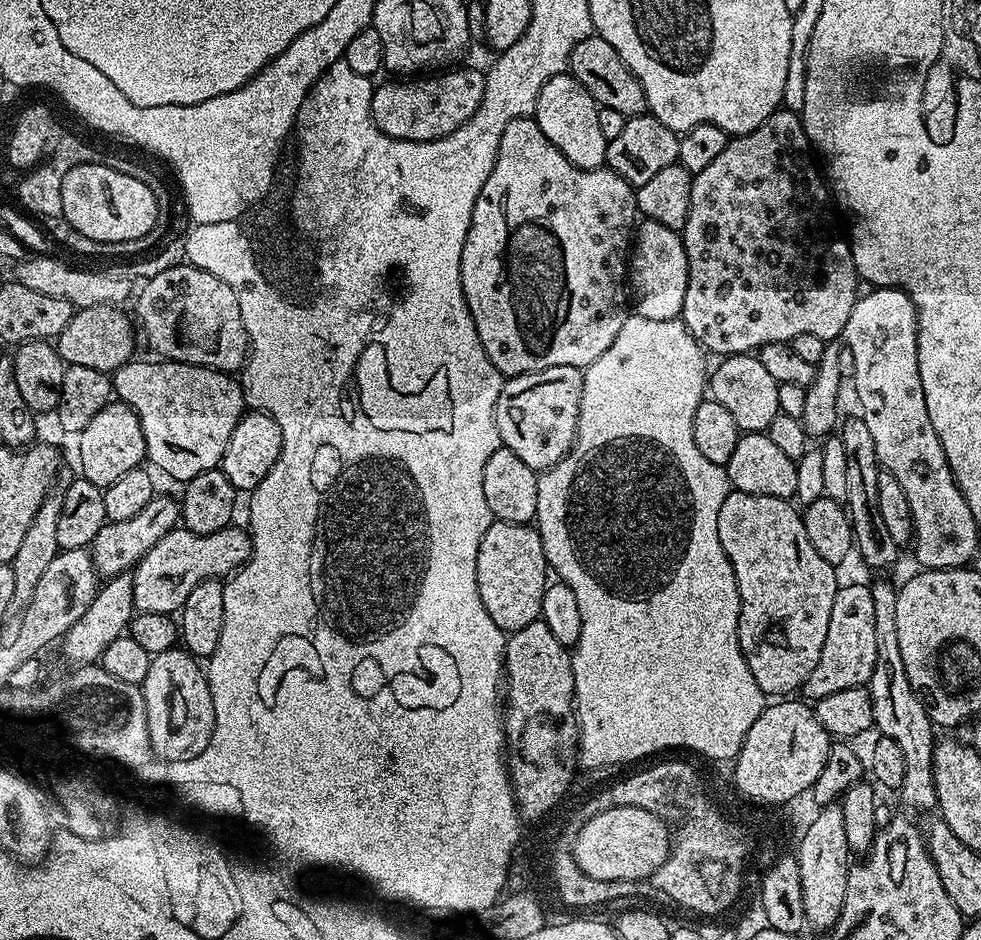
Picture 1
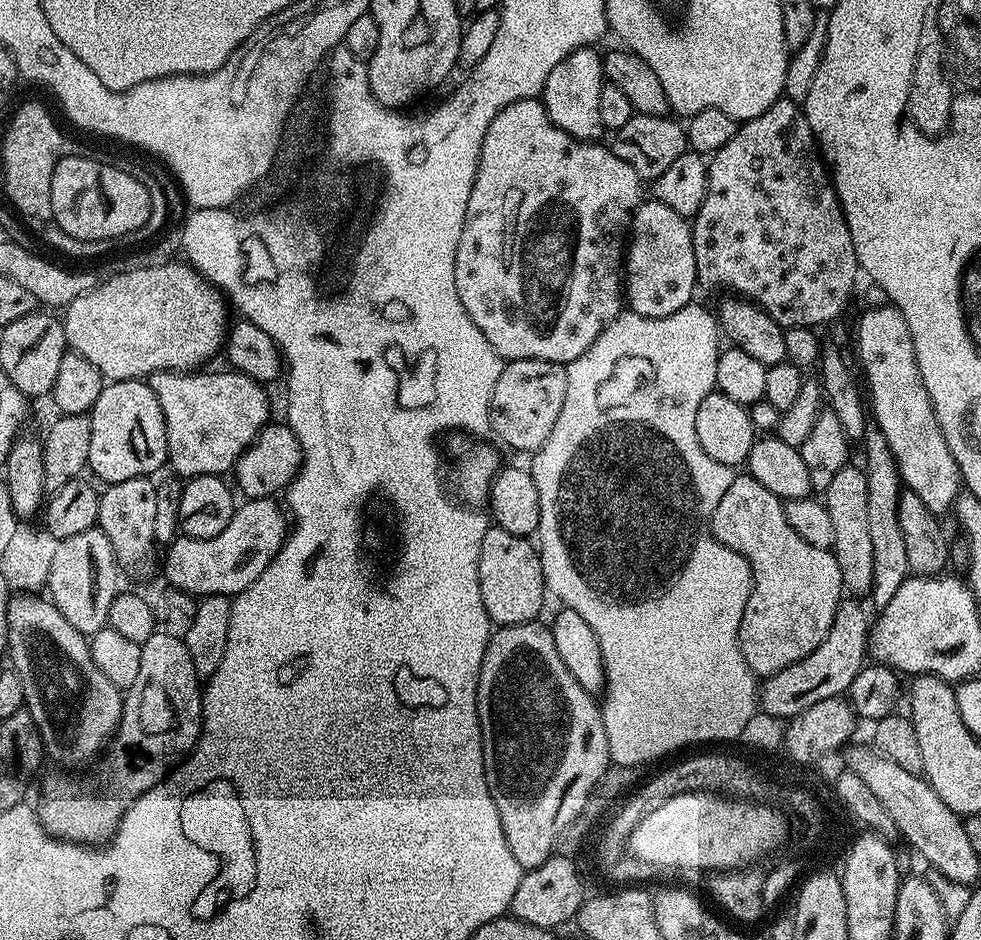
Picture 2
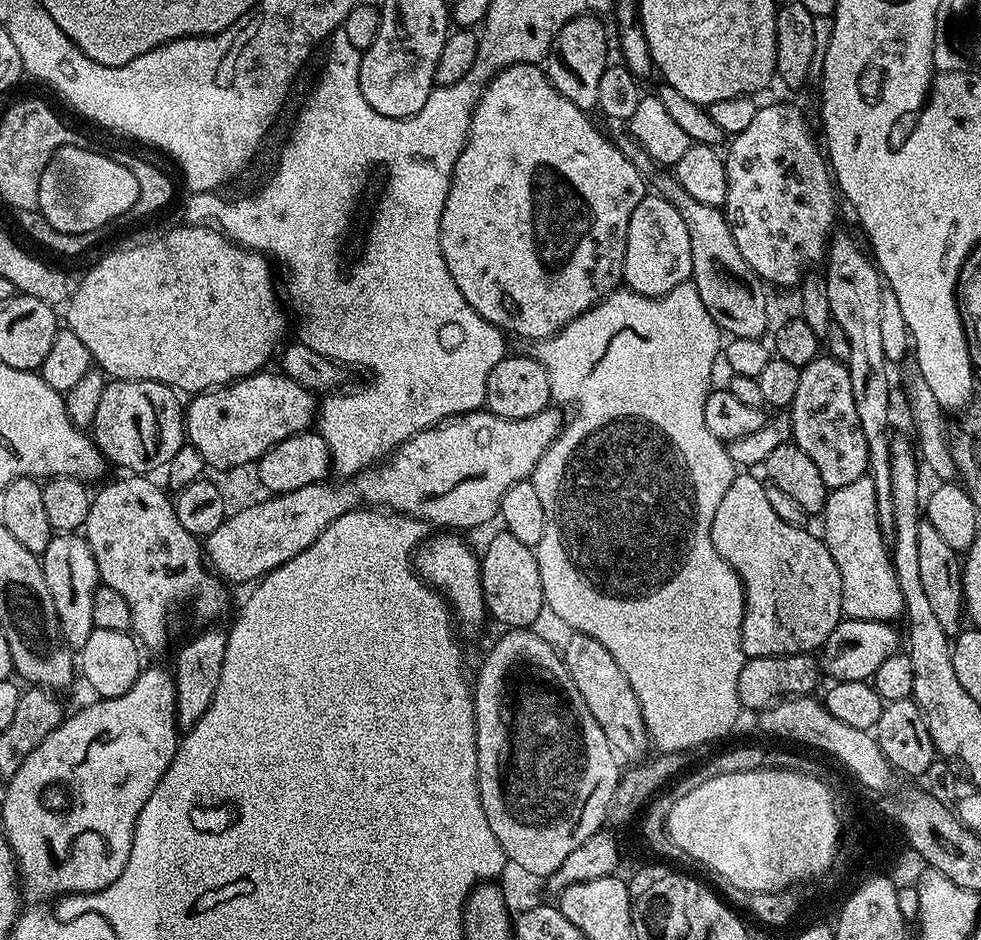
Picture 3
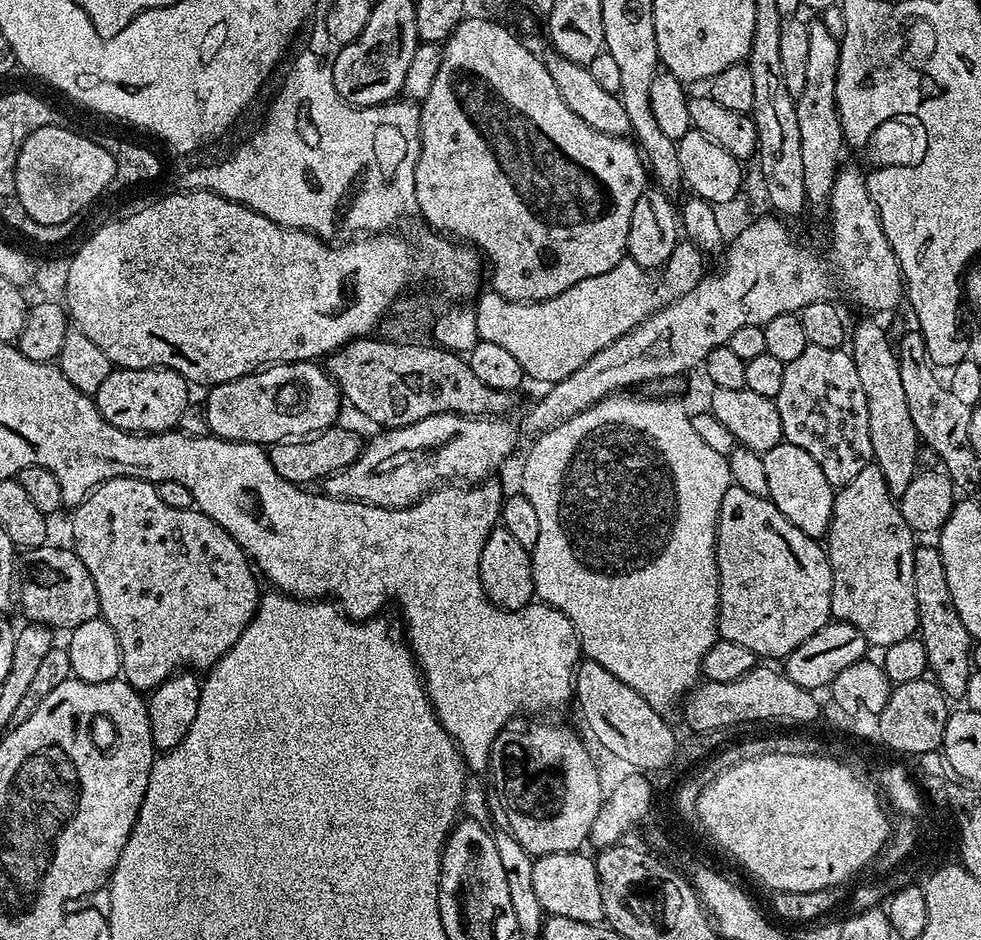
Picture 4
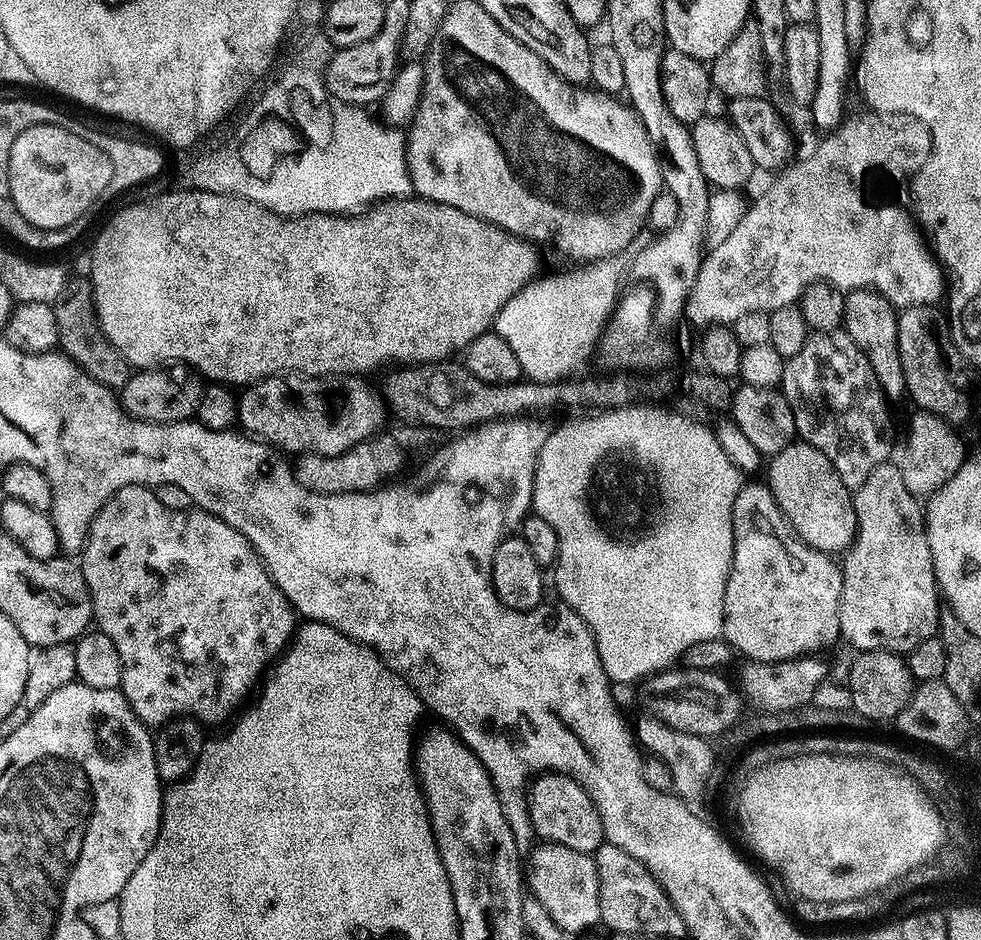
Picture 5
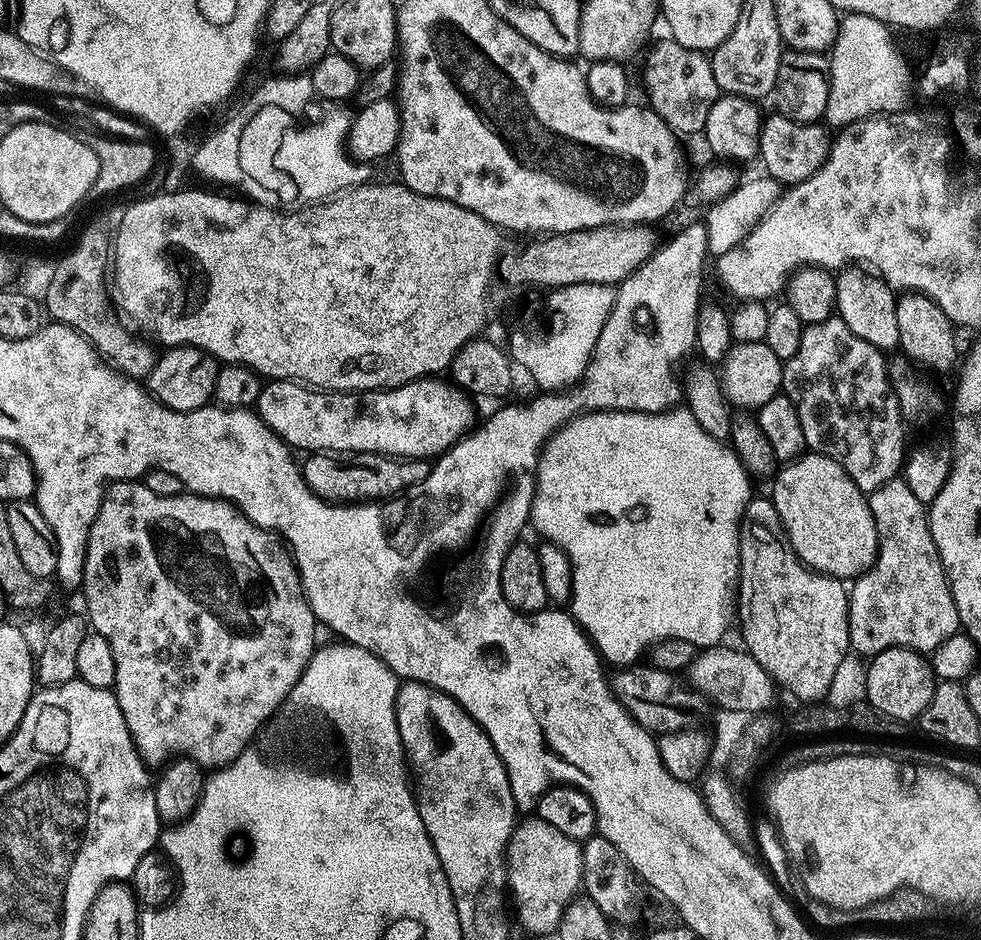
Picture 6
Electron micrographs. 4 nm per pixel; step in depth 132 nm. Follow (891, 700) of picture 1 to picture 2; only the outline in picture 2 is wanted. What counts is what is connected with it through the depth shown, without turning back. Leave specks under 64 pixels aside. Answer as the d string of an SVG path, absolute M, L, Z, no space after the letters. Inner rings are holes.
M877 428L867 429L863 439L864 461L862 467L867 476L867 521L869 523L870 544L873 547L873 580L870 597L877 609L891 604L898 586L906 582L910 575L903 544L902 528L898 523L898 498L902 491L902 481L897 463L889 443Z

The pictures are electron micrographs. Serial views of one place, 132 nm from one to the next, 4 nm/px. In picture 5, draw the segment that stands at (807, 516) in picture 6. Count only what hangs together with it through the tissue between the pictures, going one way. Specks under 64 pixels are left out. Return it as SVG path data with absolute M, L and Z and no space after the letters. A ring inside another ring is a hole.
M803 442L787 444L766 464L766 486L784 511L792 531L811 548L825 554L843 553L851 548L858 533L856 511L852 505L853 493L838 478L830 458L814 446Z

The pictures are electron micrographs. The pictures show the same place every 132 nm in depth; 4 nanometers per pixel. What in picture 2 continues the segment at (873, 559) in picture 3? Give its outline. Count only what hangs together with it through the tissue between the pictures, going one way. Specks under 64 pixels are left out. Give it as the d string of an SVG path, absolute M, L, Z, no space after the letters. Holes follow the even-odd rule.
M850 462L830 482L828 489L822 493L826 510L830 510L830 523L834 526L834 542L831 551L838 562L839 572L842 574L844 587L851 590L853 595L862 596L871 589L873 580L873 547L870 544L869 523L867 521L867 476L863 467Z

